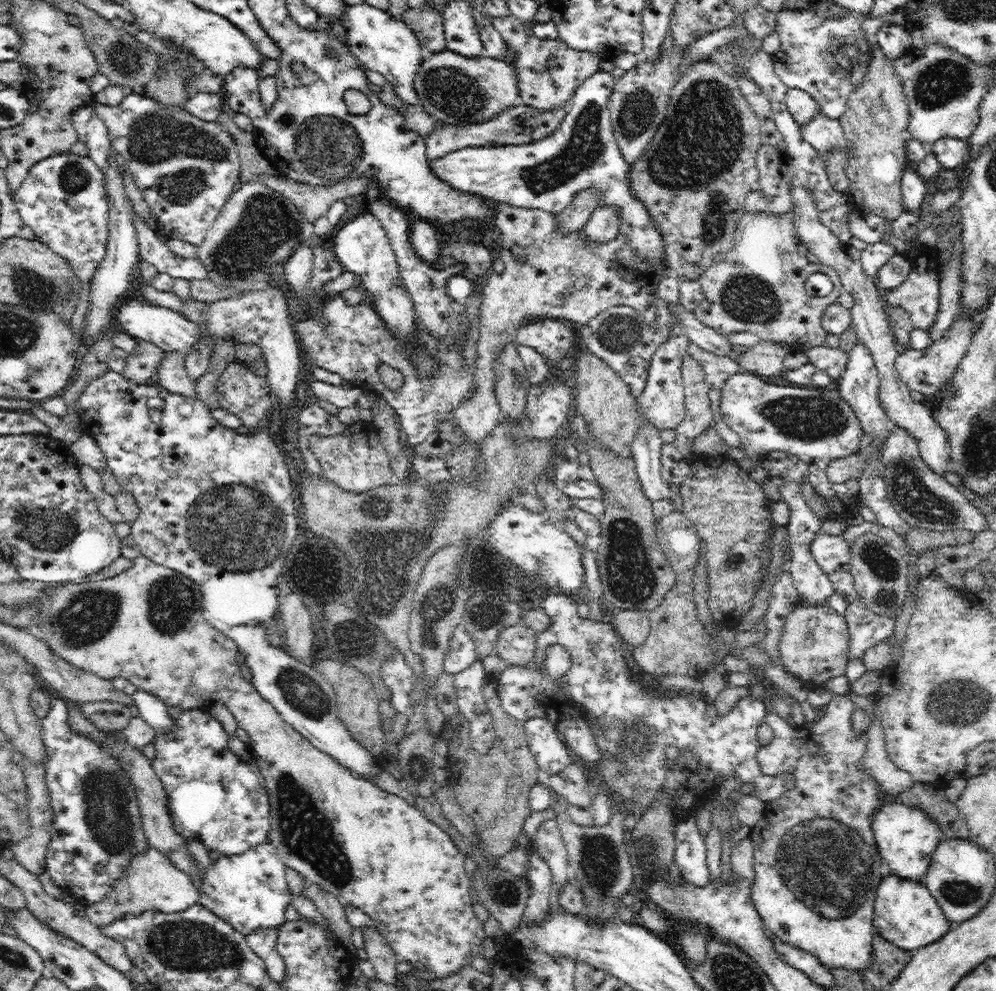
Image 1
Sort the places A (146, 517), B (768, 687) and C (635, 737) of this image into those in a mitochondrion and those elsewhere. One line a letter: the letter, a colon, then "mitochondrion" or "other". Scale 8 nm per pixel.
A: other
B: other
C: mitochondrion

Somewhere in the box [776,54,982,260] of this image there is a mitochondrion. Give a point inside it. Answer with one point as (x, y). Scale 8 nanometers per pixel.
(943, 81)

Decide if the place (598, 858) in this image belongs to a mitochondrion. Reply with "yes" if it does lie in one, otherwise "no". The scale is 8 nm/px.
yes

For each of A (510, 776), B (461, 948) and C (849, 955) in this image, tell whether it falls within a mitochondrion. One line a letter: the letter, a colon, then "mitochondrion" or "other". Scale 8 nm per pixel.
A: mitochondrion
B: other
C: other

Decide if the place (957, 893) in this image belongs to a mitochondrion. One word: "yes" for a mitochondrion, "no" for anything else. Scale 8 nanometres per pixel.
yes

